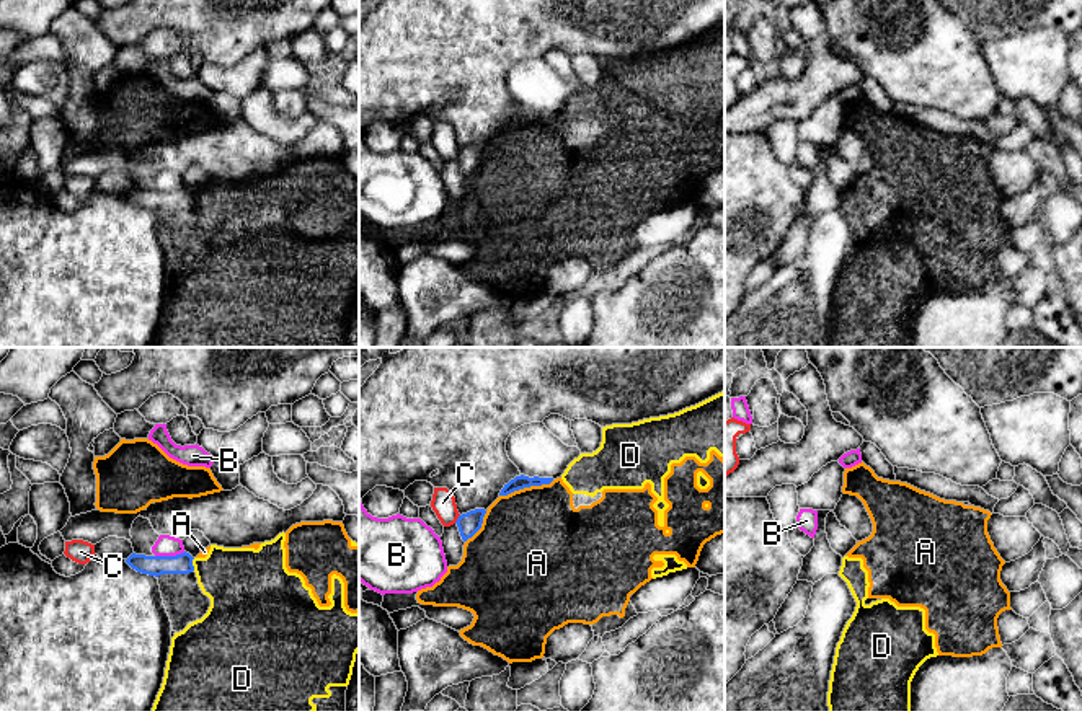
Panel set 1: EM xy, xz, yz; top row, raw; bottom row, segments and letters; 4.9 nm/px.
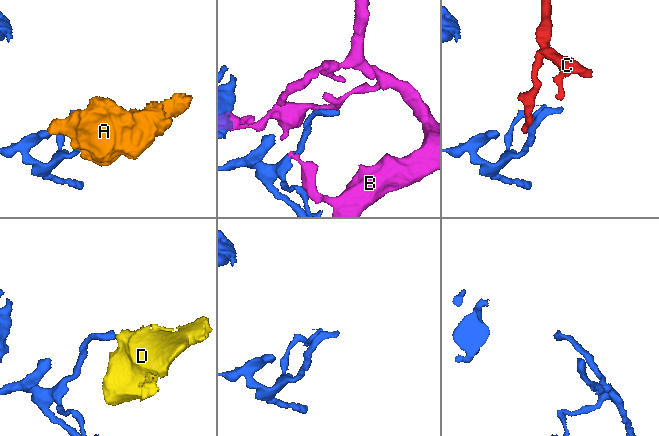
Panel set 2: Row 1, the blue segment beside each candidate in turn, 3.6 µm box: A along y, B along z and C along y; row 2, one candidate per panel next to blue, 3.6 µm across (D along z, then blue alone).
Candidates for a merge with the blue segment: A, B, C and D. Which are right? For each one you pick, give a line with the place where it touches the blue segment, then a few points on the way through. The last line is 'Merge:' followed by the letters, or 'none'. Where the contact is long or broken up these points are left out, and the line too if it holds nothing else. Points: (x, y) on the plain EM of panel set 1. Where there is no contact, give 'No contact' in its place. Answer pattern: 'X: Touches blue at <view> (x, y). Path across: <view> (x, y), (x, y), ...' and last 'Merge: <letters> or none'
Merge: none

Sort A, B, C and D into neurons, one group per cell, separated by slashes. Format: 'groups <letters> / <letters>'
groups A D / B / C

